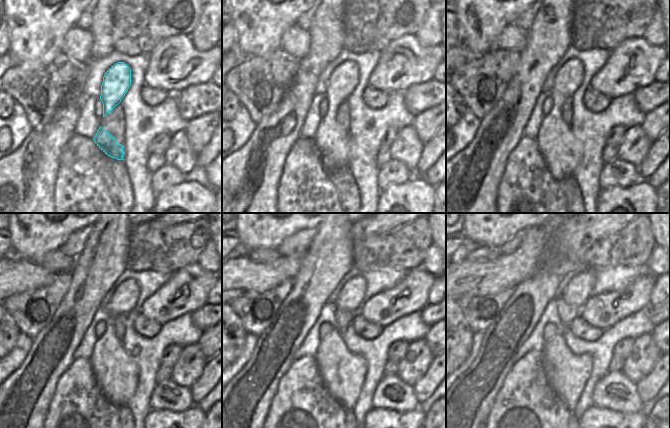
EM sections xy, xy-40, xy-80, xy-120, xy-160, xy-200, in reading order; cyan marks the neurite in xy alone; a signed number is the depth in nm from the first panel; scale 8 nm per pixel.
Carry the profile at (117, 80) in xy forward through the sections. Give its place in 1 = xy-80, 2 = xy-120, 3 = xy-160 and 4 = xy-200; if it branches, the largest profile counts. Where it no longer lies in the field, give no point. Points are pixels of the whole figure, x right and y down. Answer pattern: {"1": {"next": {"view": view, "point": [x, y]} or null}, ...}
{"1": {"next": {"view": "xy-80", "point": [562, 152]}}, "2": {"next": {"view": "xy-120", "point": [116, 373]}}, "3": {"next": {"view": "xy-160", "point": [343, 373]}}, "4": {"next": {"view": "xy-200", "point": [566, 372]}}}

